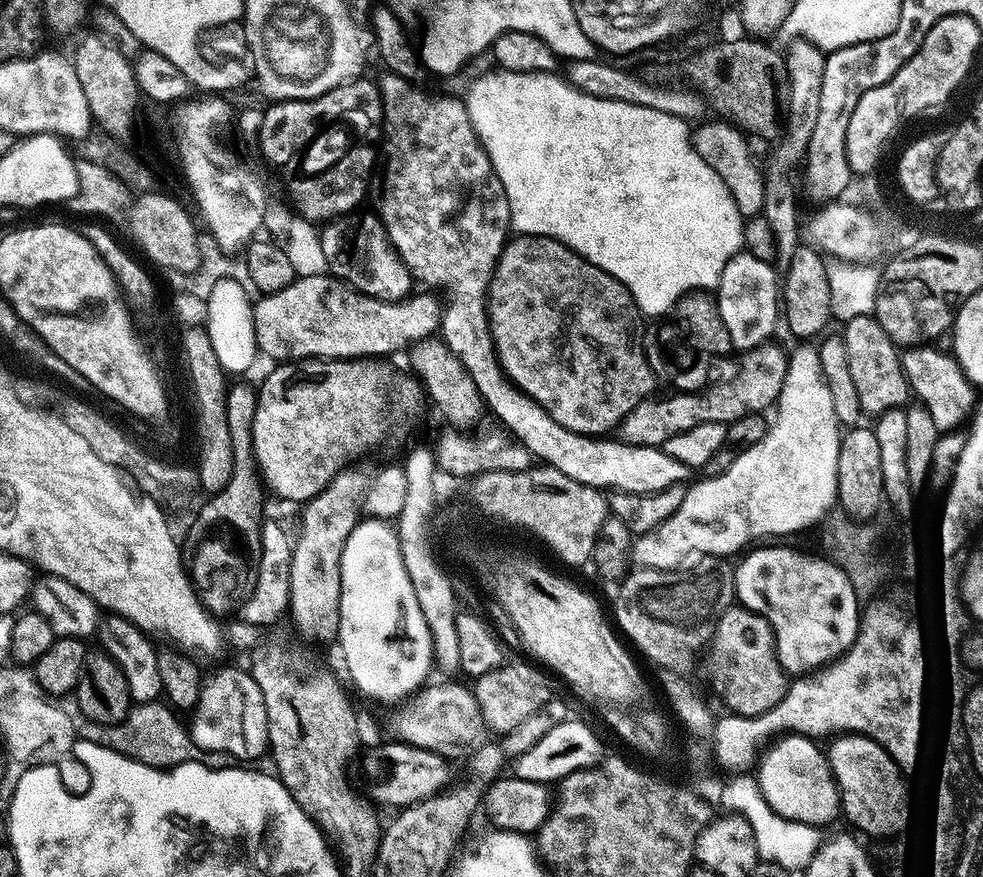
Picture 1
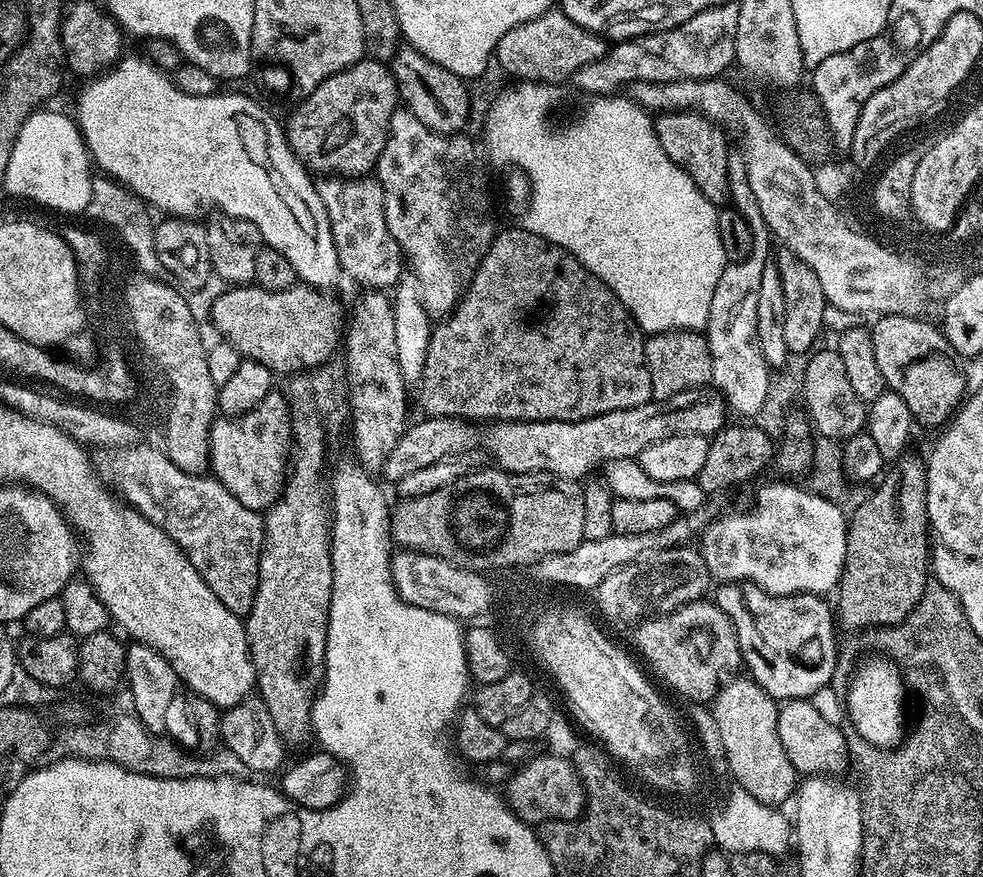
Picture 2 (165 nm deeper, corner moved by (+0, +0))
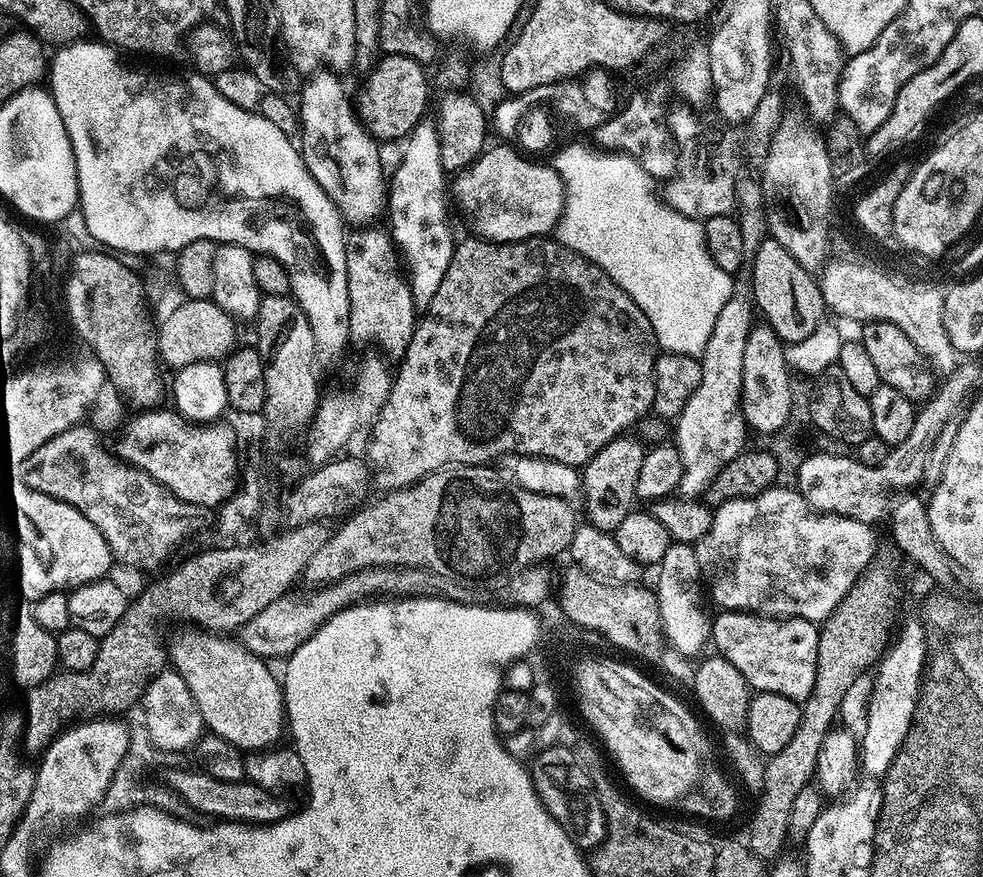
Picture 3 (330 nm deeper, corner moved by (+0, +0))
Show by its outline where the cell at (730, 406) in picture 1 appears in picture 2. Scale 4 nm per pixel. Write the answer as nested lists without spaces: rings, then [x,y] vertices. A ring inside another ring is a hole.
[[[712,394],[712,397],[709,400],[696,400],[692,404],[692,412],[683,412],[680,408],[668,408],[672,406],[665,406],[660,402],[649,402],[643,404],[642,406],[634,406],[633,408],[627,408],[626,410],[614,410],[613,412],[607,412],[606,414],[598,414],[594,418],[586,418],[585,420],[575,420],[574,422],[562,422],[561,420],[511,420],[511,421],[501,421],[501,422],[492,422],[487,425],[488,428],[484,433],[479,436],[476,433],[477,425],[475,423],[469,422],[467,420],[459,420],[456,417],[448,416],[431,416],[423,417],[420,419],[419,424],[412,423],[405,429],[403,435],[400,436],[398,442],[395,444],[393,450],[390,454],[387,455],[386,462],[383,463],[382,468],[380,469],[381,475],[384,475],[386,479],[390,480],[392,484],[397,484],[402,477],[412,475],[414,472],[417,472],[421,468],[426,468],[440,462],[442,459],[453,458],[453,457],[463,457],[464,452],[468,452],[476,443],[479,442],[486,451],[492,455],[492,460],[497,469],[503,470],[505,472],[513,473],[517,476],[527,476],[533,472],[546,472],[550,476],[557,476],[558,478],[566,478],[567,480],[574,480],[577,482],[583,481],[585,478],[583,476],[588,476],[592,471],[599,469],[601,466],[608,464],[611,460],[617,460],[618,458],[638,458],[642,454],[642,450],[646,450],[646,446],[650,446],[654,442],[662,442],[662,438],[674,438],[678,434],[702,434],[709,438],[716,435],[721,428],[725,427],[726,419],[724,420],[724,412],[726,413],[726,405],[724,403],[724,397],[719,394]]]

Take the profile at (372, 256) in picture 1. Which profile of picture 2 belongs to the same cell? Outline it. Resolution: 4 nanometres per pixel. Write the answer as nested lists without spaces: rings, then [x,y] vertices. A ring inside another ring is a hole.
[[[326,176],[317,181],[316,188],[331,222],[341,271],[368,290],[395,287],[403,275],[404,255],[386,226],[385,194],[379,180],[372,176]]]

